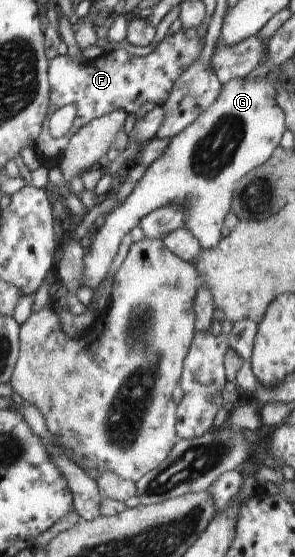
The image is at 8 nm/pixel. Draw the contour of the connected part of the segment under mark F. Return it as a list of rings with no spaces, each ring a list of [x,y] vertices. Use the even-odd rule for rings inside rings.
[[[180,28],[174,35],[166,35],[160,43],[157,44],[155,50],[145,56],[138,58],[137,55],[129,55],[125,49],[105,51],[98,58],[83,61],[83,63],[75,63],[68,55],[56,56],[48,61],[48,80],[50,83],[49,113],[42,123],[40,137],[33,143],[34,151],[41,162],[53,163],[61,161],[62,153],[65,151],[69,139],[81,129],[86,123],[92,119],[106,116],[115,110],[126,111],[127,114],[136,114],[144,103],[157,103],[157,106],[163,105],[164,101],[169,97],[169,91],[172,90],[173,84],[177,78],[199,57],[202,48],[203,38],[199,37],[198,31],[193,29]],[[65,105],[75,105],[76,117],[71,128],[63,137],[53,138],[49,133],[49,117],[56,109],[61,109]]]

